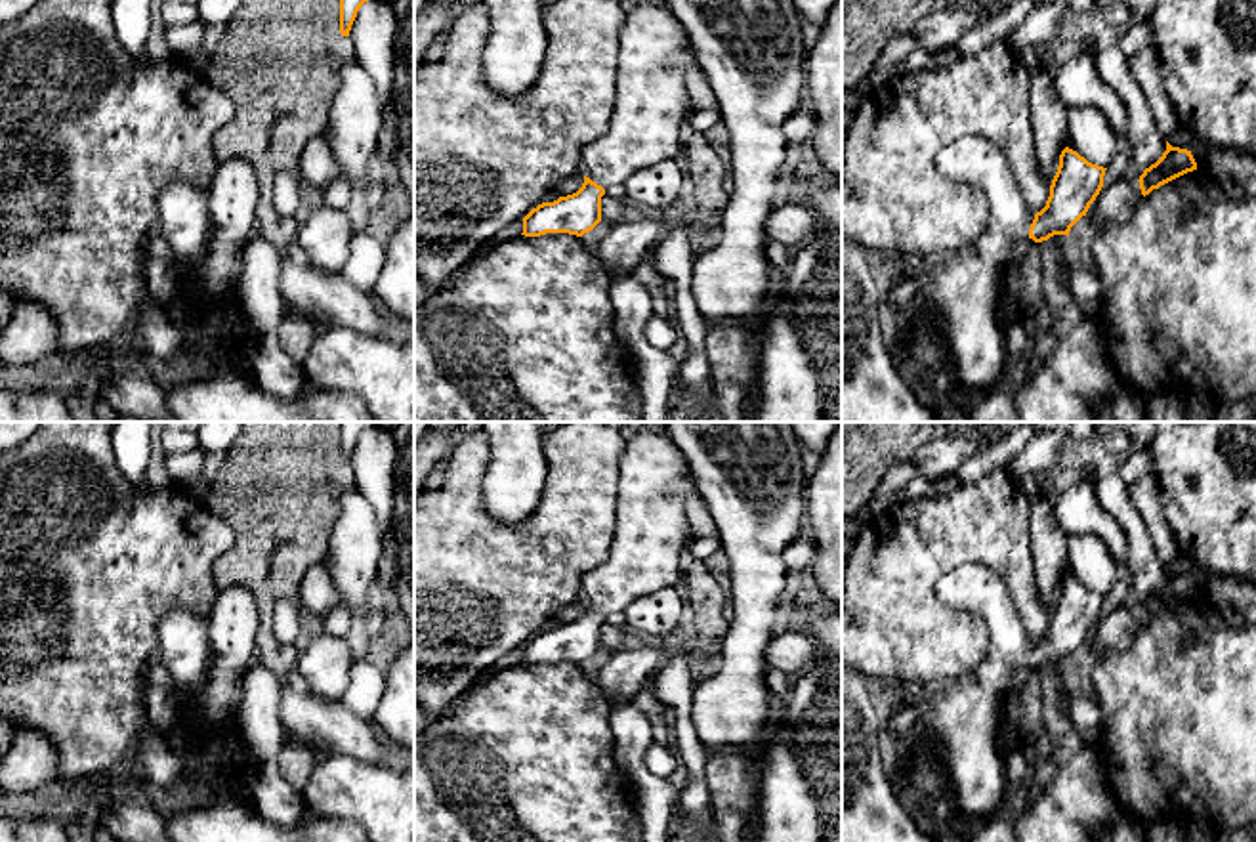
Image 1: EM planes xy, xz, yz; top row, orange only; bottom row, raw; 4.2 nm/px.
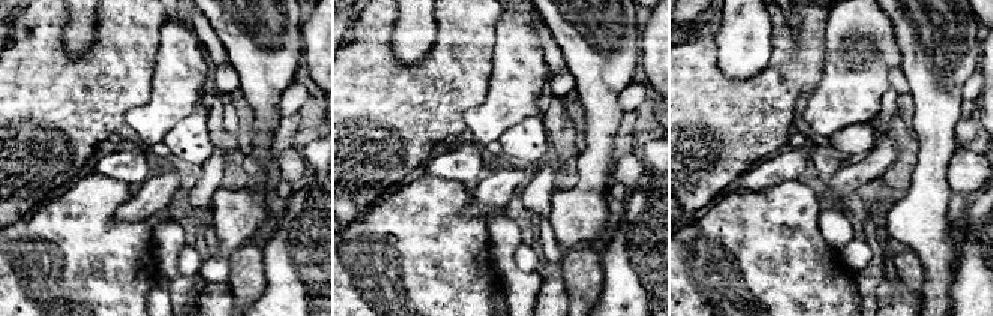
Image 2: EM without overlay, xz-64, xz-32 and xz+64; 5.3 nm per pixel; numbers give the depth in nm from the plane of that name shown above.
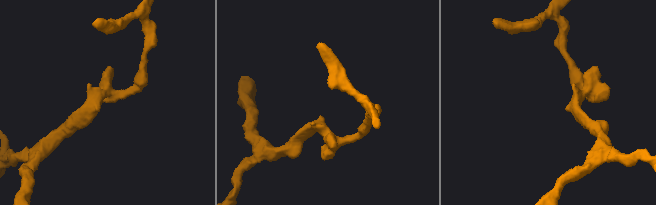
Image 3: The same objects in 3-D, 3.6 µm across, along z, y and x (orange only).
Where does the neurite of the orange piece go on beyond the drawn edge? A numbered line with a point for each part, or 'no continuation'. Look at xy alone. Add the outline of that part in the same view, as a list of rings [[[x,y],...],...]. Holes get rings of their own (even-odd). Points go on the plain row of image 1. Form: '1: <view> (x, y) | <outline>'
no continuation

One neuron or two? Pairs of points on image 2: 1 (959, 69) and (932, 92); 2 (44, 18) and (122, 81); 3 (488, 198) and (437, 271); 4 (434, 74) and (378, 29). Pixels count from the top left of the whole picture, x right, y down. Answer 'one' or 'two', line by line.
1: one
2: one
3: two
4: one

